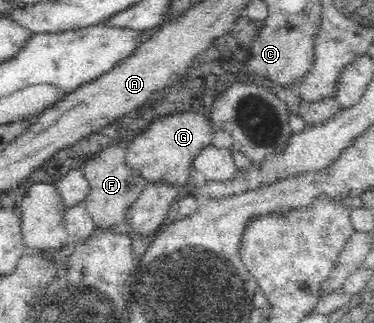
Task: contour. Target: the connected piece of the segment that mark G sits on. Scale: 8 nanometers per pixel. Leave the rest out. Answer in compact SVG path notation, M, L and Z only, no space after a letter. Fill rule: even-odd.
M186 112L186 115L182 113L168 119L164 117L162 121L155 121L143 134L136 134L126 145L126 165L146 185L168 184L179 191L188 181L194 158L211 145L215 132L209 120L196 112Z

